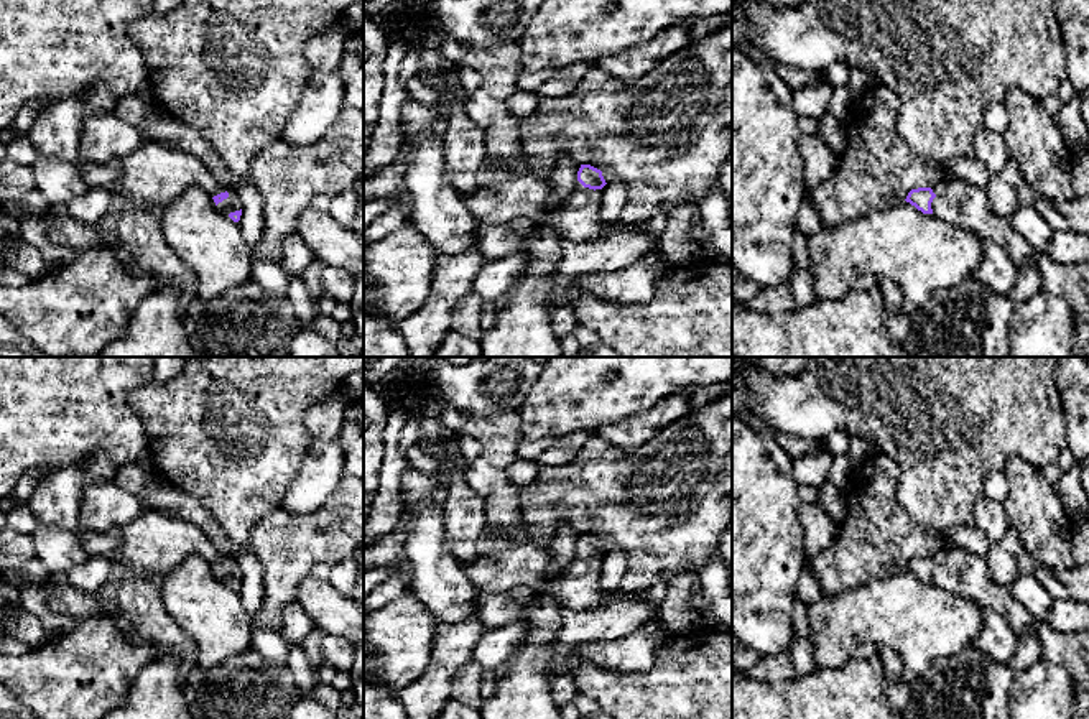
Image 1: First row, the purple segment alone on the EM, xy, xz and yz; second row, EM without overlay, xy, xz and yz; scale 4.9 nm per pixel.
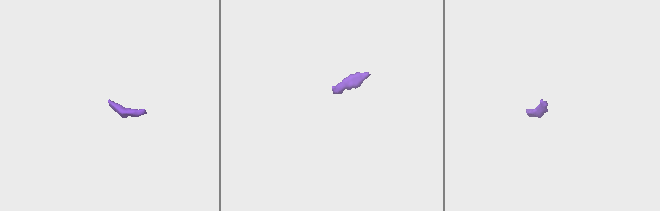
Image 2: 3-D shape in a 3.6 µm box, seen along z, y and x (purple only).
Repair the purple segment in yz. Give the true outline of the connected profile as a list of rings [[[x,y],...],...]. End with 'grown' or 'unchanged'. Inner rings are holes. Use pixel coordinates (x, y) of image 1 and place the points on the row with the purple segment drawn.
[[[952,173],[934,176],[929,188],[911,189],[905,199],[923,214],[974,230],[1008,252],[1017,270],[1036,268],[1038,252],[1012,229],[1008,217],[997,216],[989,206],[984,188],[977,188]]]; grown

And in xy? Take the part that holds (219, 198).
[[[143,138],[133,151],[105,163],[77,163],[89,188],[123,194],[130,206],[160,212],[189,188],[206,191],[234,222],[242,204],[232,188],[197,156],[161,141]]]; grown

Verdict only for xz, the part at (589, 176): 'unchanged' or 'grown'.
grown

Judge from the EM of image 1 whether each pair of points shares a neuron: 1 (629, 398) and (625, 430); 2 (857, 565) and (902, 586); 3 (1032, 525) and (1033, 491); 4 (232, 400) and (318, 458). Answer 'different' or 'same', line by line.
1: different
2: different
3: same
4: different

